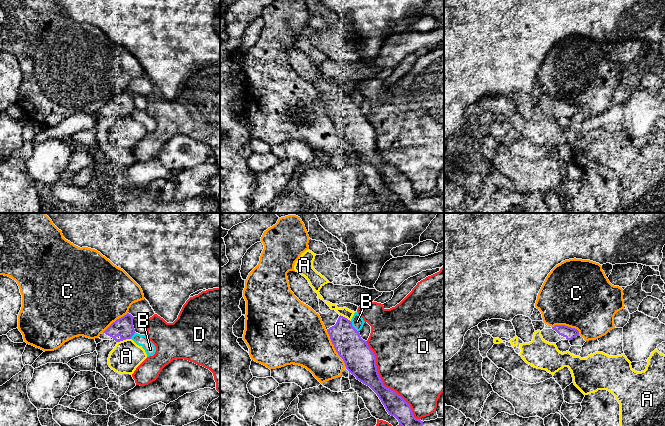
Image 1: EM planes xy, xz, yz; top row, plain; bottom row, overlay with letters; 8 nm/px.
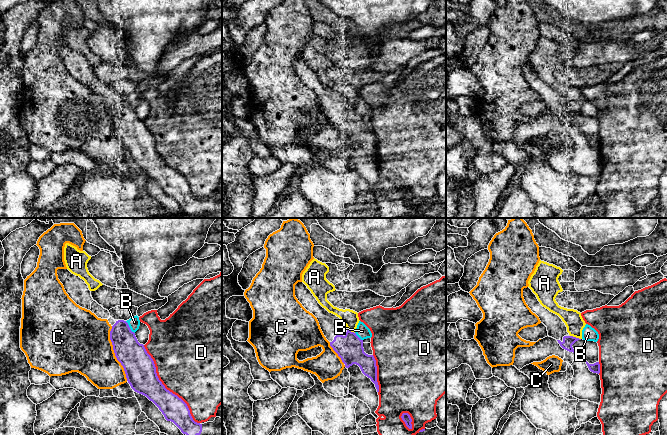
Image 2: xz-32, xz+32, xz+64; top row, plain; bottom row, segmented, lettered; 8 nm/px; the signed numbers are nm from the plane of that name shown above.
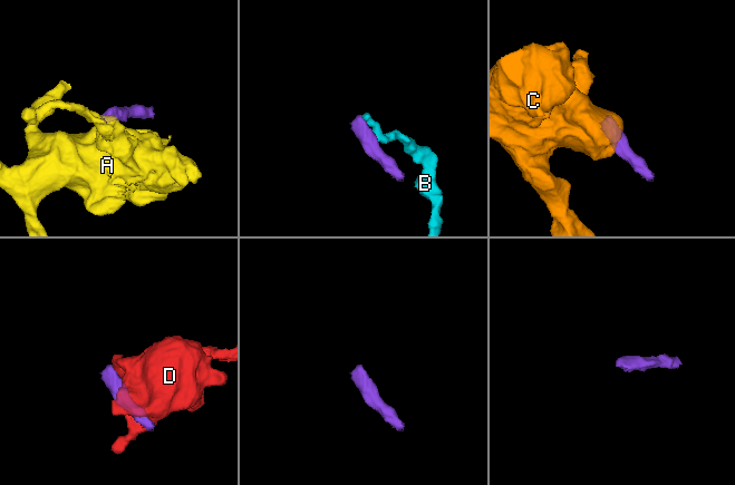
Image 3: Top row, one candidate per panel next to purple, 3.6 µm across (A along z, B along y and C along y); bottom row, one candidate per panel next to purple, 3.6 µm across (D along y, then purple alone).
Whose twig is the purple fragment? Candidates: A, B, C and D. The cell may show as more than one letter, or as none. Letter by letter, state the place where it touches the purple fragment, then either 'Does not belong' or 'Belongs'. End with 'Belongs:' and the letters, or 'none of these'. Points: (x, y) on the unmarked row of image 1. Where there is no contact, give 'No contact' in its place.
A: Touches purple at xy (123, 115). Does not belong
B: Touches purple at xz (352, 102). Does not belong
C: Touches purple at xz (335, 125). Does not belong
D: Touches purple at xz (382, 160). Does not belong
Belongs: none of these

